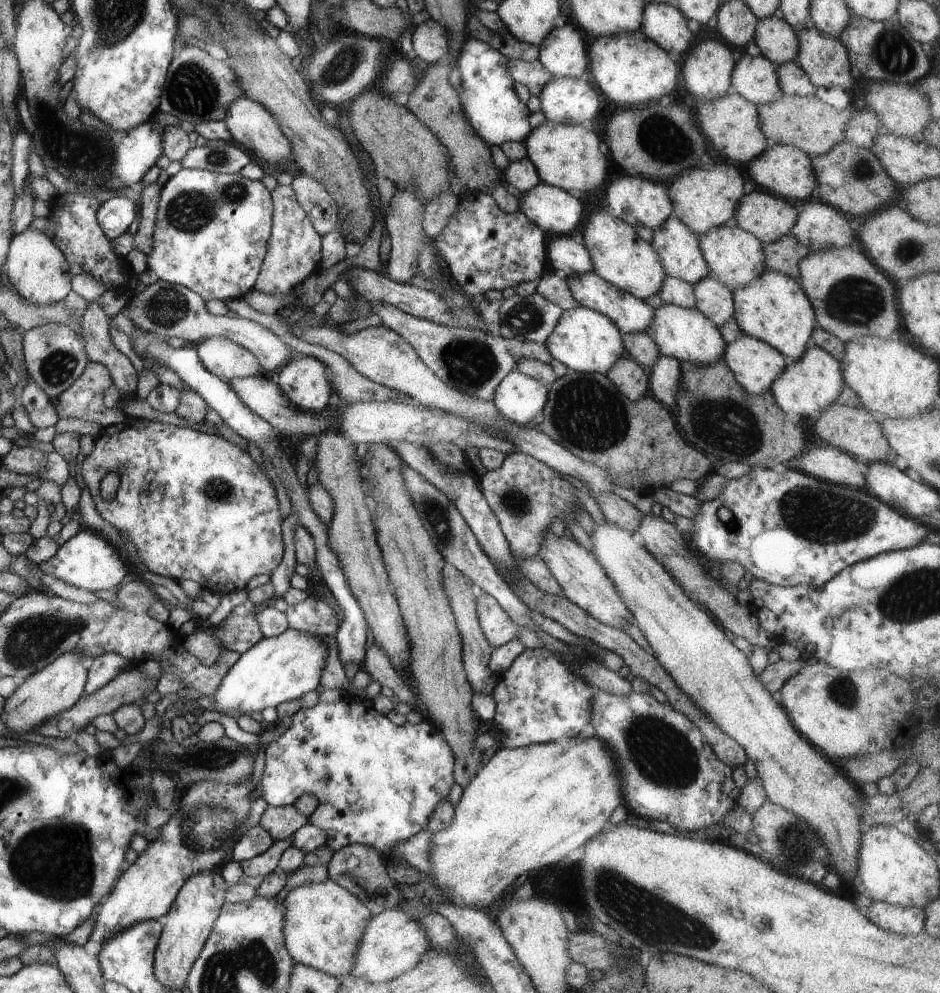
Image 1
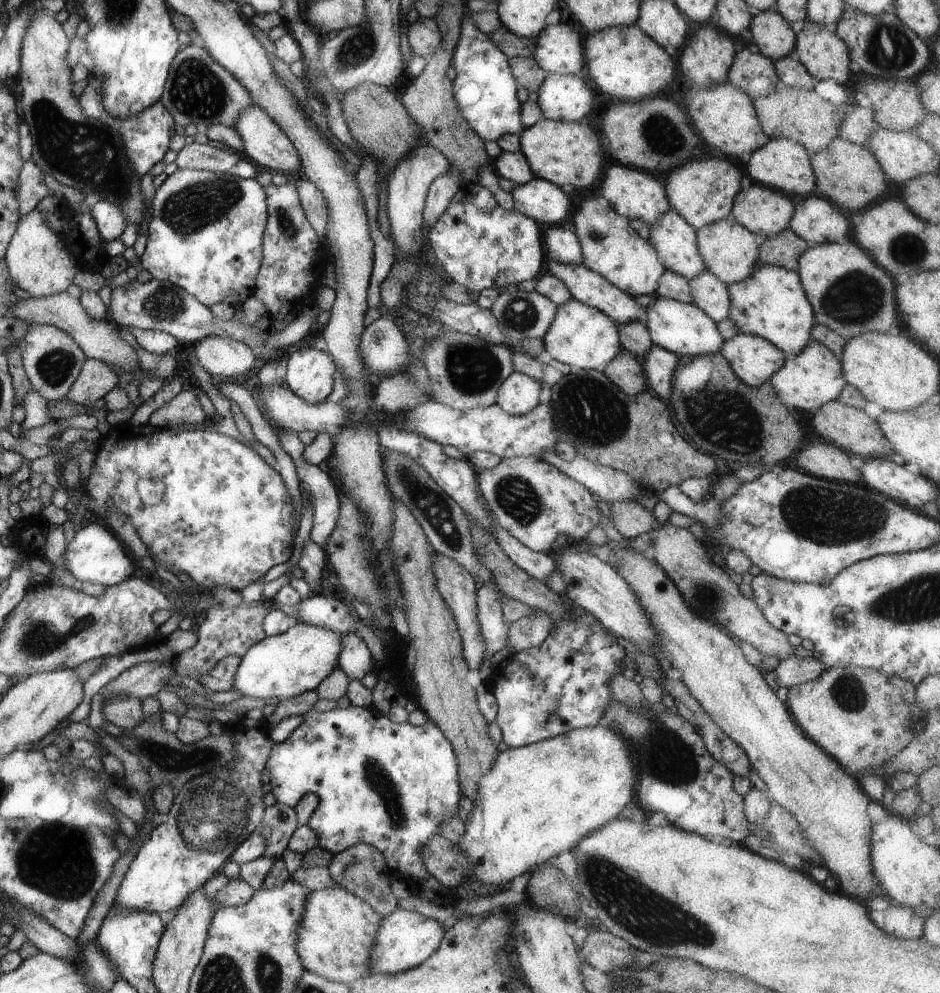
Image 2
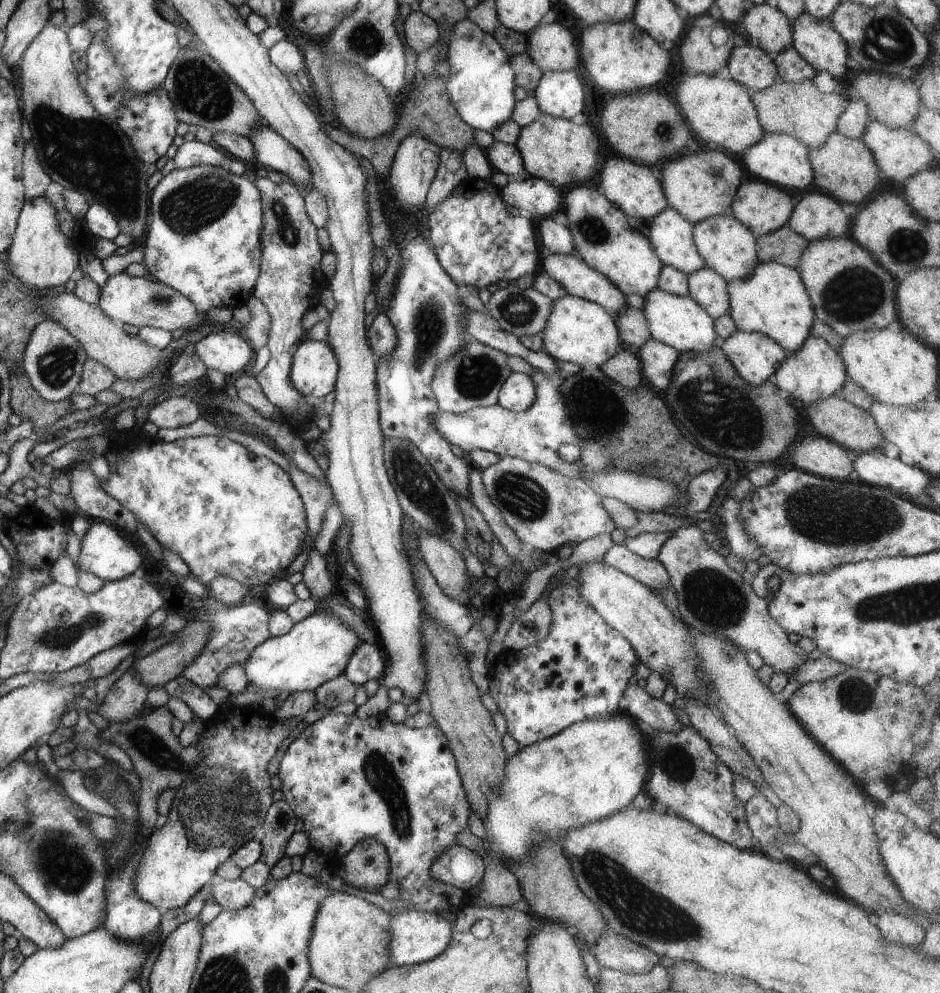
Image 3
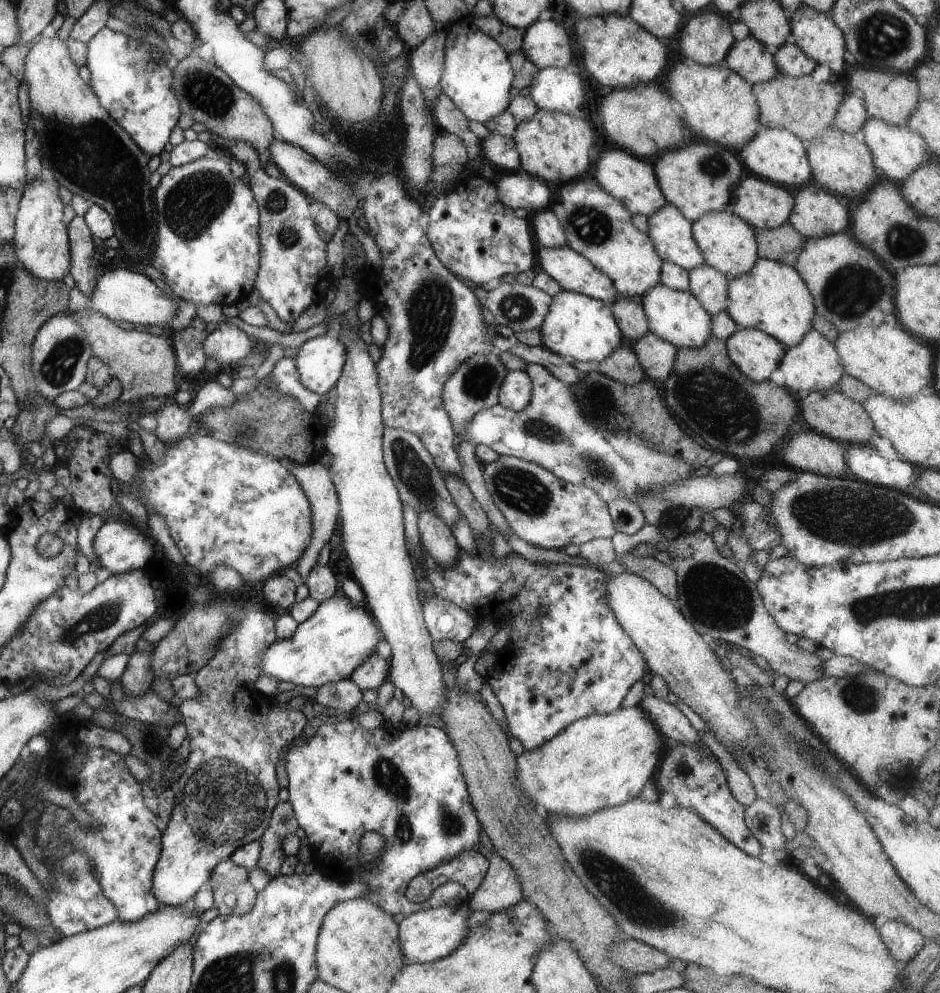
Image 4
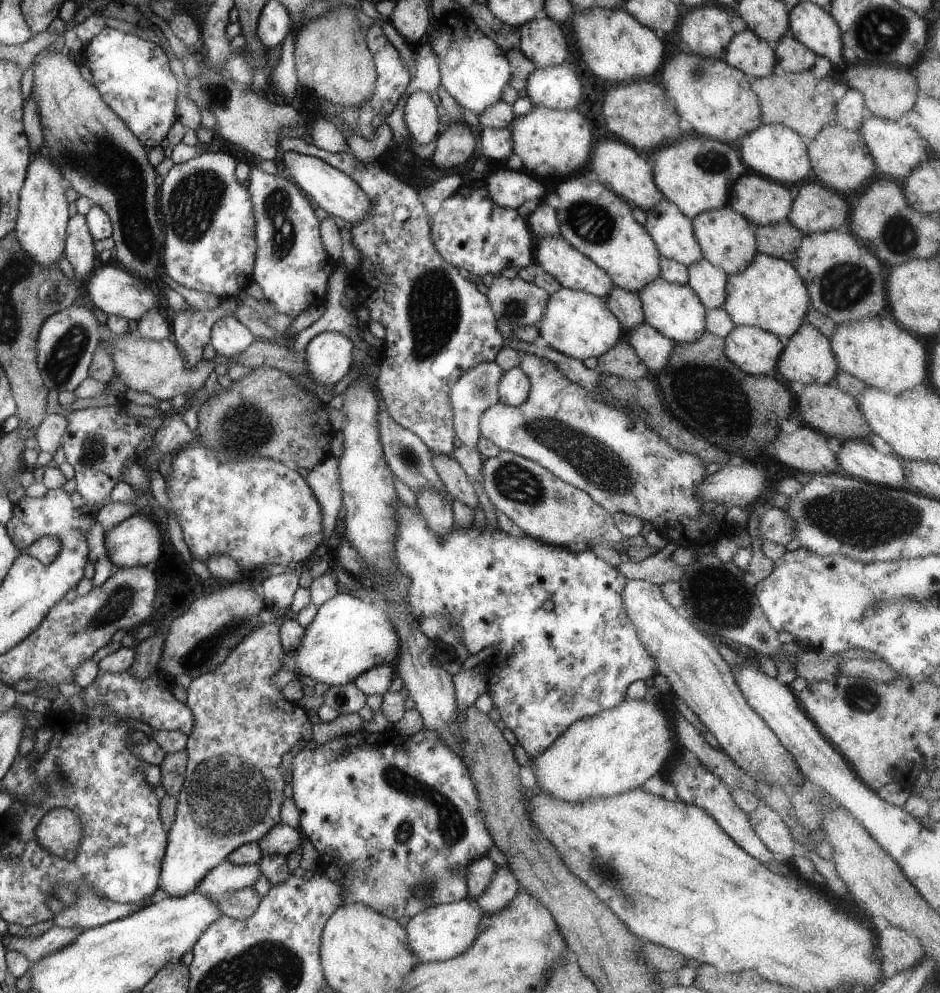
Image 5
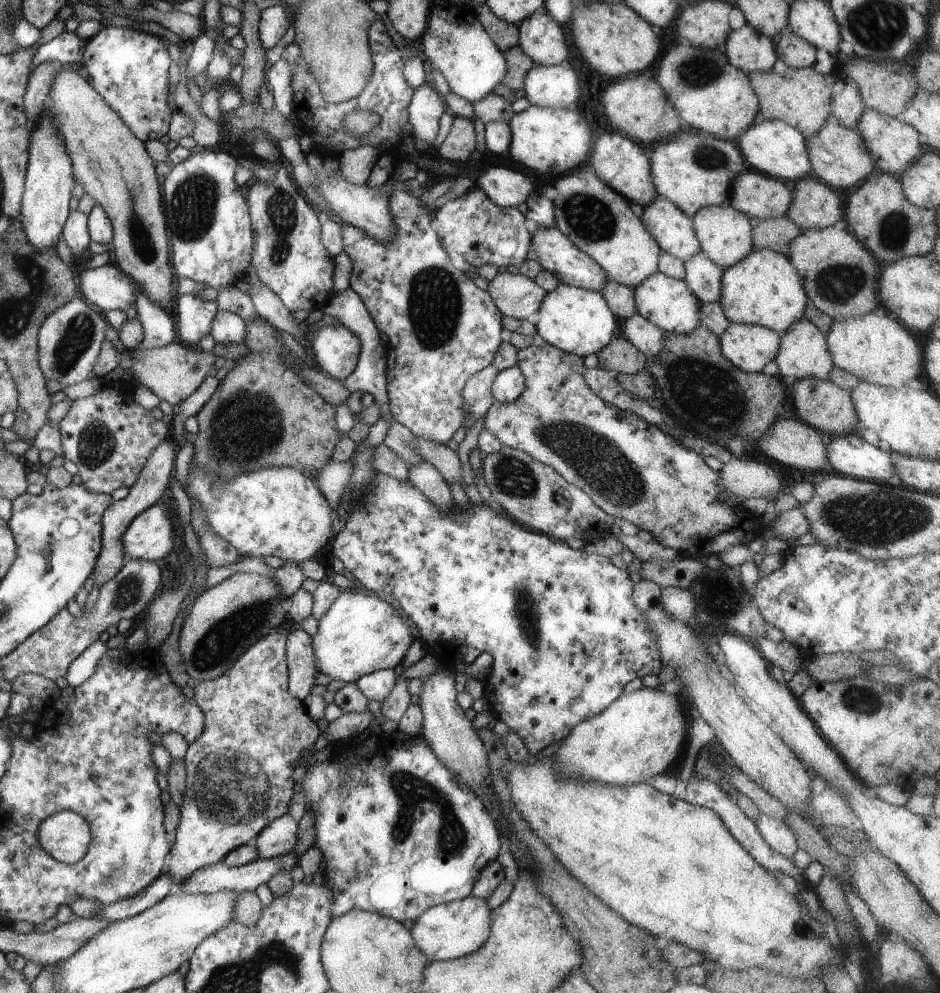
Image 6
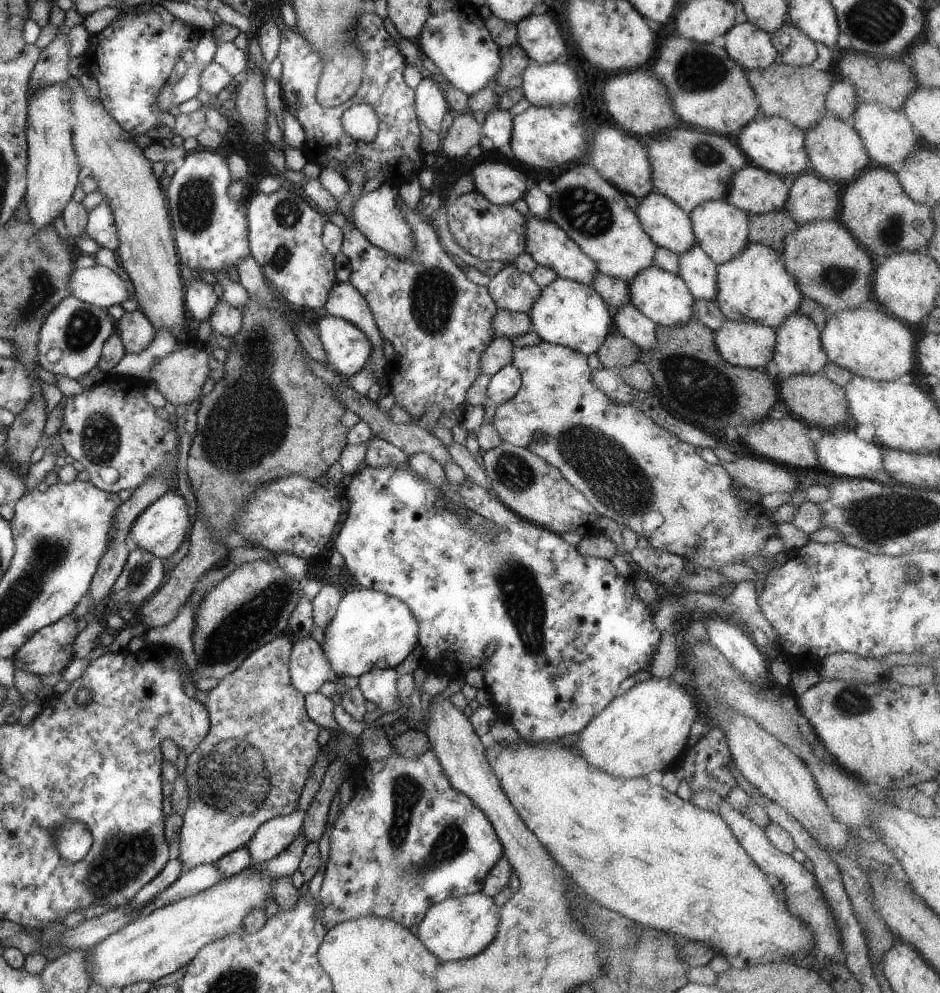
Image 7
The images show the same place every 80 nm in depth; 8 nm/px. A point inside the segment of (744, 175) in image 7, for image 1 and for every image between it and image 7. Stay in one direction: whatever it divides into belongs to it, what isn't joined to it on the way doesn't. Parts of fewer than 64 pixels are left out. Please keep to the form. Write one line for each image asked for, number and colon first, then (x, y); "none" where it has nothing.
1: (768, 217)
2: (765, 212)
3: (762, 207)
4: (762, 204)
5: (762, 201)
6: (759, 196)

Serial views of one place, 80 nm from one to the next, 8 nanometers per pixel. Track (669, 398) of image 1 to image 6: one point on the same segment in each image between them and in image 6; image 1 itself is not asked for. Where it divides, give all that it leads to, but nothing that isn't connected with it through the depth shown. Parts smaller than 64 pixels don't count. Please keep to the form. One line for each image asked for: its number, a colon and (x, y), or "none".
2: (659, 366)
3: (658, 360)
4: (657, 357)
5: (653, 348)
6: (644, 335)

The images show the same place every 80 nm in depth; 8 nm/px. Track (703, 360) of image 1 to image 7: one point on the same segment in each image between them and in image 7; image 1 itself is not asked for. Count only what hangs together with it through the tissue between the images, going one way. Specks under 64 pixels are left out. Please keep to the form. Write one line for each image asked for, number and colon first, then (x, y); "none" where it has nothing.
2: (685, 330)
3: (680, 322)
4: (676, 316)
5: (673, 309)
6: (668, 302)
7: (662, 296)

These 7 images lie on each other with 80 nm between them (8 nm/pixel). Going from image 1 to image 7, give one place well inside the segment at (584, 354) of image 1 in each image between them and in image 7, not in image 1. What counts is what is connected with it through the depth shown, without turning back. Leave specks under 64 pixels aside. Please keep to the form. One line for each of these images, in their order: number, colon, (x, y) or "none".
2: (582, 337)
3: (580, 331)
4: (577, 326)
5: (579, 324)
6: (578, 321)
7: (567, 313)

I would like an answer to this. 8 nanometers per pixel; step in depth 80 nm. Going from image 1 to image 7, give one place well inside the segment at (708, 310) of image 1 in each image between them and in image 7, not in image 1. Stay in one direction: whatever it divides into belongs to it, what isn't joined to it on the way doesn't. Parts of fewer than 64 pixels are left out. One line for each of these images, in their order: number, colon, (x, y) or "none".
2: (709, 294)
3: (708, 288)
4: (709, 286)
5: (708, 281)
6: (703, 276)
7: (696, 268)

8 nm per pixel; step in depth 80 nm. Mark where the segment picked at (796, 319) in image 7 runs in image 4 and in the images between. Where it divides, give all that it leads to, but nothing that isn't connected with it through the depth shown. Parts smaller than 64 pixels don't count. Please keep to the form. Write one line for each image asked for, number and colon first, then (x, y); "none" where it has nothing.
4: (812, 364)
5: (807, 357)
6: (803, 353)

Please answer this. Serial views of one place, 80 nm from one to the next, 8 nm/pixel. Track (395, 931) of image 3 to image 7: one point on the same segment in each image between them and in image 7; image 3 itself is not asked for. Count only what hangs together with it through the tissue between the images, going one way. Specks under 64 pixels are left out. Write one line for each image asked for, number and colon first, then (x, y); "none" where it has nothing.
4: (426, 936)
5: (441, 932)
6: (447, 931)
7: (456, 928)

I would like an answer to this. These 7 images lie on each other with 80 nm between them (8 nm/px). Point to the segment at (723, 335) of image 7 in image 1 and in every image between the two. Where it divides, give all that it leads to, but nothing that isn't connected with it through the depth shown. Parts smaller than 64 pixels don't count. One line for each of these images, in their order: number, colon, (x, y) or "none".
1: (755, 364)
2: (753, 360)
3: (755, 356)
4: (756, 354)
5: (755, 351)
6: (748, 347)

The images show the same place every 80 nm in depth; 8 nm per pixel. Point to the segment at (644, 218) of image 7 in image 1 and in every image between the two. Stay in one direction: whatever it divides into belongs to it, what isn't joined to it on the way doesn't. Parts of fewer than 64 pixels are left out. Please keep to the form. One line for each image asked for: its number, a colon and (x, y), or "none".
1: (678, 247)
2: (675, 241)
3: (671, 235)
4: (671, 233)
5: (672, 231)
6: (673, 229)

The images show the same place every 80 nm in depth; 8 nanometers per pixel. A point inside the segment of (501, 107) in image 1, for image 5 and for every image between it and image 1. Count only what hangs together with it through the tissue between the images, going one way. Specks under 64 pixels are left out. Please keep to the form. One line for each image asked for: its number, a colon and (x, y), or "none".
2: (485, 90)
3: (481, 83)
4: (477, 76)
5: (474, 70)

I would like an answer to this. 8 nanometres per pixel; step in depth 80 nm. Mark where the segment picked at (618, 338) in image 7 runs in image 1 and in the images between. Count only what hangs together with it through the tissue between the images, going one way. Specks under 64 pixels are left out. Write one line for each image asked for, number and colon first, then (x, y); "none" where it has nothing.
1: (630, 377)
2: (626, 372)
3: (624, 367)
4: (622, 364)
5: (621, 360)
6: (619, 356)

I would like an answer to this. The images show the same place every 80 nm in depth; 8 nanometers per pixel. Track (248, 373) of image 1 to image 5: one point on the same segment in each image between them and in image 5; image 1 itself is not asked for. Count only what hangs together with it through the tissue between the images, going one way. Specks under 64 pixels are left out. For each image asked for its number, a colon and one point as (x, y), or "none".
2: (224, 359)
3: (228, 352)
4: (227, 344)
5: (229, 336)

